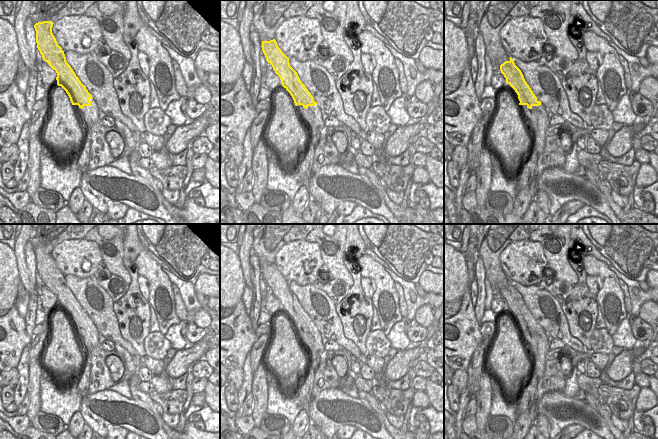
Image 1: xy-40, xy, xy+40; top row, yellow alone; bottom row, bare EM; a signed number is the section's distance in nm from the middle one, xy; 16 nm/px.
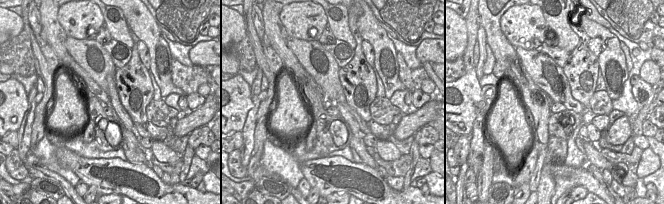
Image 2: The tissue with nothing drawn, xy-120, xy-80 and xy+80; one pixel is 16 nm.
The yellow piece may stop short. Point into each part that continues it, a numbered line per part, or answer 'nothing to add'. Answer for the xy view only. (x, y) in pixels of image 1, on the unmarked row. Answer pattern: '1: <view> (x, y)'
1: xy (312, 340)

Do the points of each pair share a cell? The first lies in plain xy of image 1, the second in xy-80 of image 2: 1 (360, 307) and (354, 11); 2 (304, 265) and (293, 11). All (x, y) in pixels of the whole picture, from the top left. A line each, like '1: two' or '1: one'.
1: one
2: one

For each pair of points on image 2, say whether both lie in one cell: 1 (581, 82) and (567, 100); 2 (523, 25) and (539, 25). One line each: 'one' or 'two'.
1: two
2: one

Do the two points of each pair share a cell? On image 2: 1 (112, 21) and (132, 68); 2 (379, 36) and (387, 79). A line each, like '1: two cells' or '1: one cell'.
1: two cells
2: one cell

